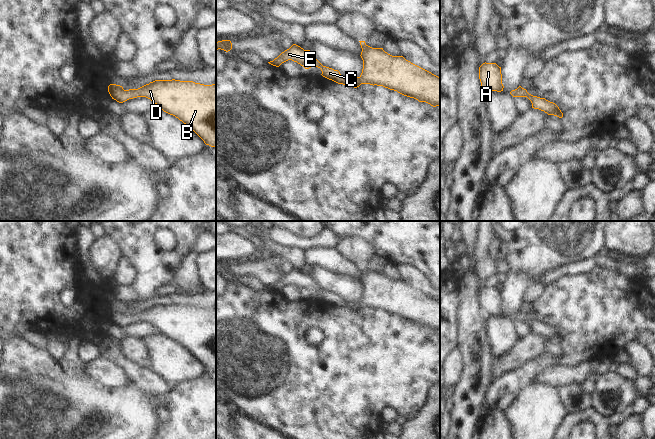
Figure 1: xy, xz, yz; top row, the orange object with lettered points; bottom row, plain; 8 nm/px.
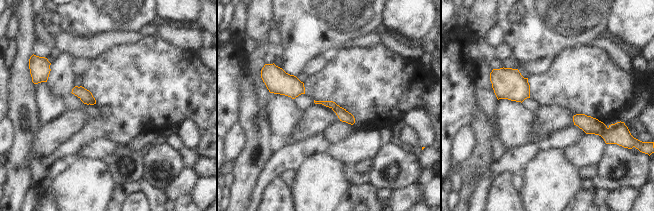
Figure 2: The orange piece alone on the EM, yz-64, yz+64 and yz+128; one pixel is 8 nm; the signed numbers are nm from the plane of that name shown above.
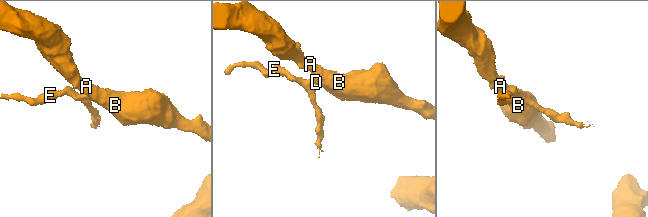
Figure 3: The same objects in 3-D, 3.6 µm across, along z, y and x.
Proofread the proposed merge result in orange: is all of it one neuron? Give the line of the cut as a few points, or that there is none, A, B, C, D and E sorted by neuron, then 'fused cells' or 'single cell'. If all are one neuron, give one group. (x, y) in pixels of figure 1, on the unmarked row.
cut none; groups A B C D E; single cell

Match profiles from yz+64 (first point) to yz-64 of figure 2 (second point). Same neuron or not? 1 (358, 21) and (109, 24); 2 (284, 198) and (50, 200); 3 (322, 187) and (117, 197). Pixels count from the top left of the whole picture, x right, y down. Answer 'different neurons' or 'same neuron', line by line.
1: same neuron
2: same neuron
3: different neurons

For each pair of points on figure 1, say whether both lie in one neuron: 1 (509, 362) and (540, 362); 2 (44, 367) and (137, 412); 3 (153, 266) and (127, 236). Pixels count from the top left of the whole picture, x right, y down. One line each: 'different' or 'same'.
1: different
2: different
3: same

